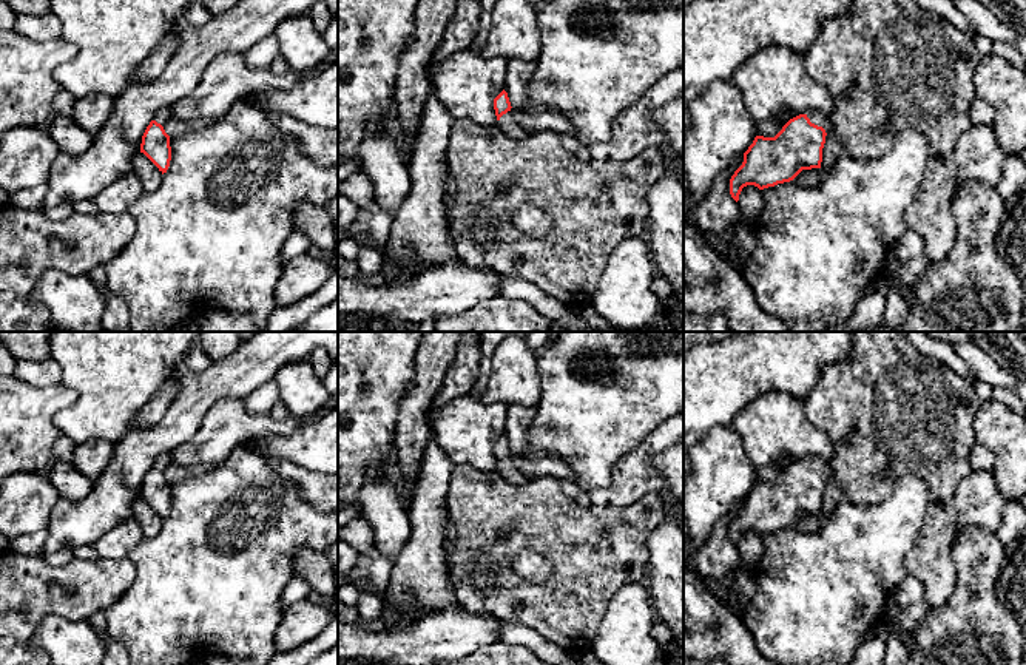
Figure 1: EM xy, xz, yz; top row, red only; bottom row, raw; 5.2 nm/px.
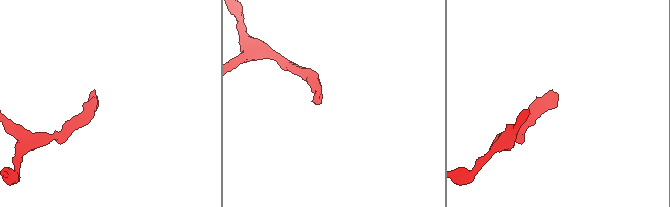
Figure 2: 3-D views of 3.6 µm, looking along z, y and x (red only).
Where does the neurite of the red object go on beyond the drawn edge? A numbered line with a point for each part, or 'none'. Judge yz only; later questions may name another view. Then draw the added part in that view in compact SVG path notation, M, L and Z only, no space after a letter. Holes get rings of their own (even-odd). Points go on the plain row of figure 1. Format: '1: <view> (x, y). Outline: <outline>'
1: yz (816, 463). Outline: M808 457L807 463L810 464L812 469L822 472L825 478L833 477L832 469L830 469L830 460L824 460L819 457Z

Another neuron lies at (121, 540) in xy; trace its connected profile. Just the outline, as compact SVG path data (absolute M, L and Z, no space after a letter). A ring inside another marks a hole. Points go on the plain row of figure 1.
M134 518L120 522L111 531L102 534L93 545L100 559L123 559L143 538Z

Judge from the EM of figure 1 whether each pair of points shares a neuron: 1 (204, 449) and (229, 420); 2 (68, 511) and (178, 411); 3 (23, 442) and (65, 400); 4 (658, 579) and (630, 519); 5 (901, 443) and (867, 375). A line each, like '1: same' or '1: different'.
1: same
2: same
3: same
4: different
5: same

